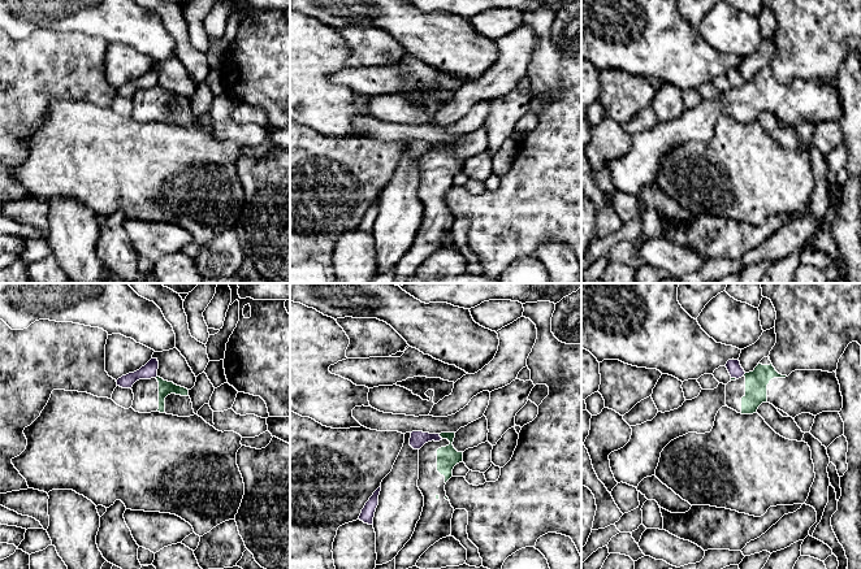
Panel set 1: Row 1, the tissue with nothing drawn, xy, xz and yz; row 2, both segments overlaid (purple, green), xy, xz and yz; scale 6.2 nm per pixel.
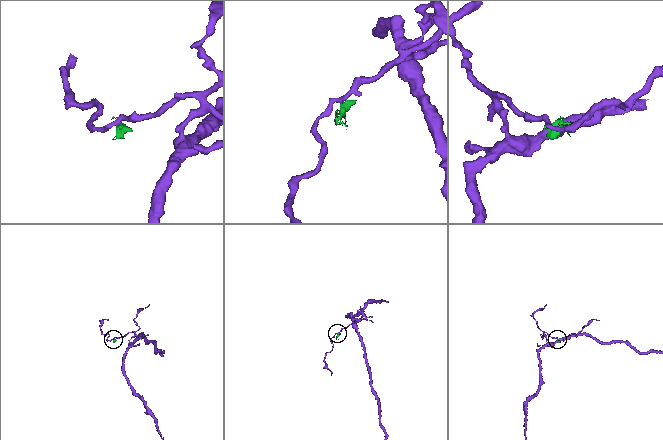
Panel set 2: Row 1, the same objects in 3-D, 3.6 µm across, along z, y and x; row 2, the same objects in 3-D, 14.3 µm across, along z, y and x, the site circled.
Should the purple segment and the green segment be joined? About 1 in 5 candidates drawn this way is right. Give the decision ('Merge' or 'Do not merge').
Do not merge

